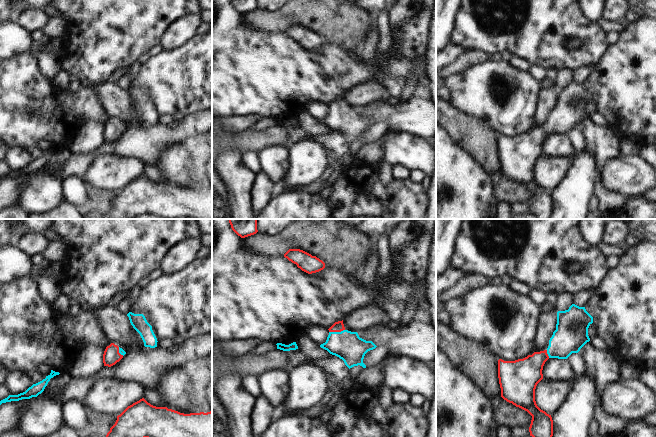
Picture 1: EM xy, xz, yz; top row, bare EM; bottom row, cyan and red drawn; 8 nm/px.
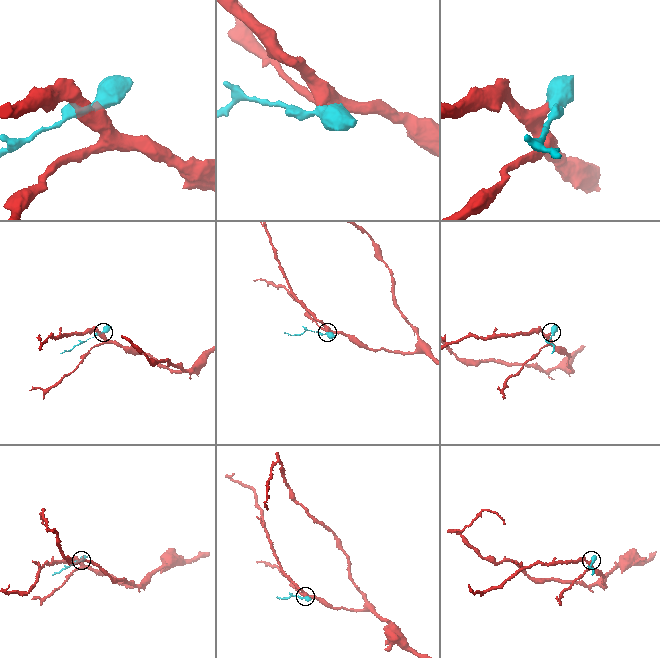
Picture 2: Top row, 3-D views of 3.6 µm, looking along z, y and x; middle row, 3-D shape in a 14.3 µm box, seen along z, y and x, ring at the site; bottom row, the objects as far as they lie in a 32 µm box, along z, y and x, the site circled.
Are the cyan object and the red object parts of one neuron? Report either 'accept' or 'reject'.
accept

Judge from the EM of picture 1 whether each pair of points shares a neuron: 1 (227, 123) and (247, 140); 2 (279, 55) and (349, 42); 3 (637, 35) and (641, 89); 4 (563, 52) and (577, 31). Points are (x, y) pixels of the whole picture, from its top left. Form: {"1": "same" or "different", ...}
{"1": "different", "2": "different", "3": "same", "4": "same"}

